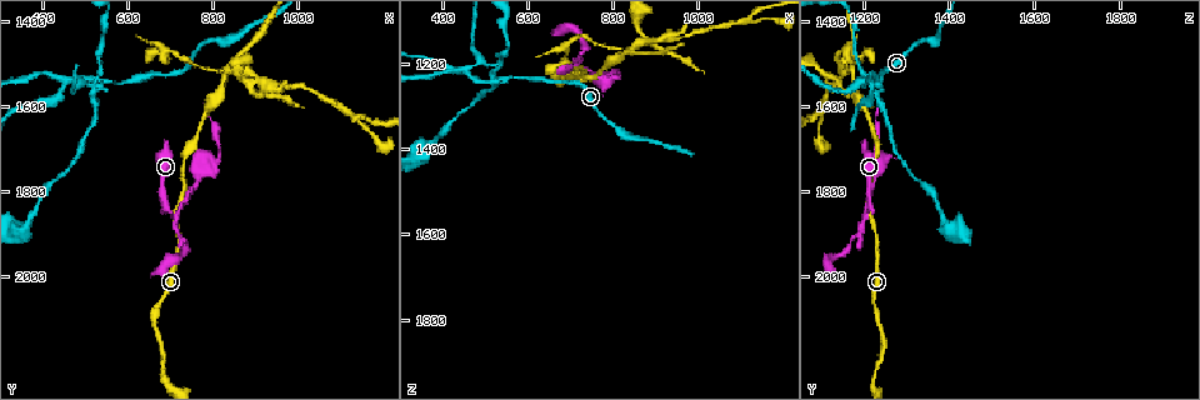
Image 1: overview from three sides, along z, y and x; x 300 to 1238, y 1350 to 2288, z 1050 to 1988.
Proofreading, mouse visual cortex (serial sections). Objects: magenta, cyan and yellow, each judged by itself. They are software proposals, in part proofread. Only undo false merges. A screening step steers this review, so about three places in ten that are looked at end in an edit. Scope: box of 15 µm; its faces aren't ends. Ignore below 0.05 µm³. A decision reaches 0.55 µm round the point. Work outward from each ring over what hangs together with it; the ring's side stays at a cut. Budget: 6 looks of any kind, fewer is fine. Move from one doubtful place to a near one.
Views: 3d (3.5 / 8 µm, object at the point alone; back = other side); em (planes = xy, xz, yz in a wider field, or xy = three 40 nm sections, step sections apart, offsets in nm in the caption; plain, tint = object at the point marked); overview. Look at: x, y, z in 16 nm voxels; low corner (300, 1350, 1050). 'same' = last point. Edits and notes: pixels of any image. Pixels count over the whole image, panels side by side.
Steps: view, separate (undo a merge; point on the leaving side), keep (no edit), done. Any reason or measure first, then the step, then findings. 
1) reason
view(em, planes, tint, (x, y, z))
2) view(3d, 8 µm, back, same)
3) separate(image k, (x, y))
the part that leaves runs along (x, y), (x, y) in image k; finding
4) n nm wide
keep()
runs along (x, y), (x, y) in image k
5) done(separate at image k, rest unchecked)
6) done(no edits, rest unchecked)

three arms meet
view(3d, 3.5 µm, (710, 1855, 1205))

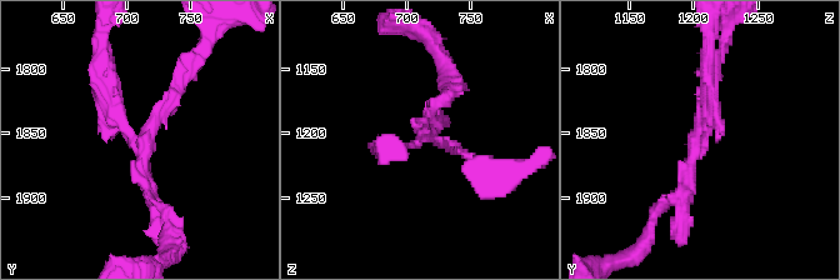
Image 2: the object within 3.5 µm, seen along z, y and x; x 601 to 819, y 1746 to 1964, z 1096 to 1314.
3 arms; arms of 150, 150, 250 nm; now the EM
view(em, xy, step 3, tint, (712, 1852, 1206))

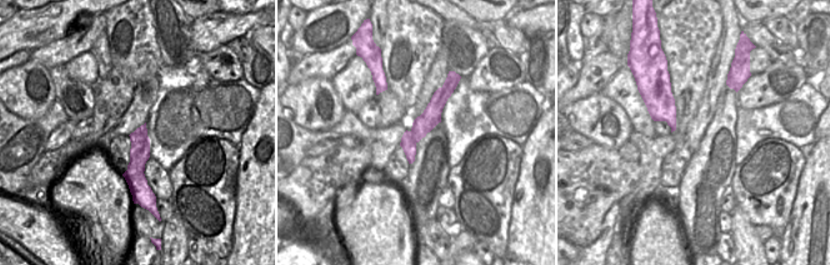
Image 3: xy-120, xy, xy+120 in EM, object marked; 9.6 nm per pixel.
separate(image 2, (173, 230))
the part that leaves runs along (143, 136), (211, 40) in image 2; two cells meet here

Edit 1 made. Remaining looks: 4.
sharp bend
view(3d, 3.5 µm, (830, 1510, 1165))

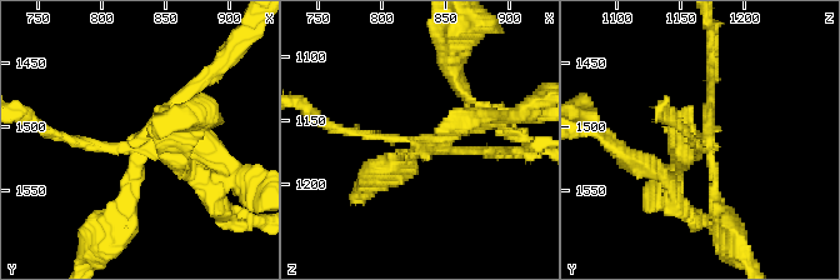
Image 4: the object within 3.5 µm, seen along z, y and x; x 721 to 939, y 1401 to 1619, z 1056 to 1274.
need the tissue
view(em, xy, step 5, tint, (832, 1516, 1172))

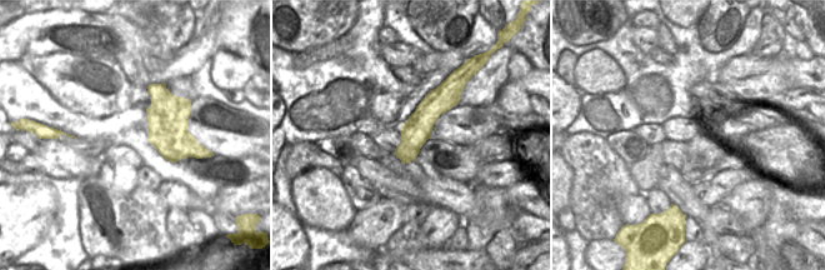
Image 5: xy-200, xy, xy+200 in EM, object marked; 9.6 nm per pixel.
view(em, planes, tint, same)

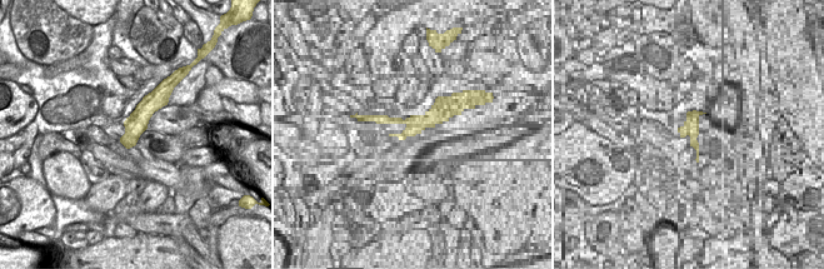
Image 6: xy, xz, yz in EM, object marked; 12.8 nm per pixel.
280 nm wide
separate(image 4, (468, 109))
the part that leaves runs along (434, 141), (469, 119), (530, 109) in image 4; two cells meet here

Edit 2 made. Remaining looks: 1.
done(separate at image 2, separate at image 4, rest unchecked)

